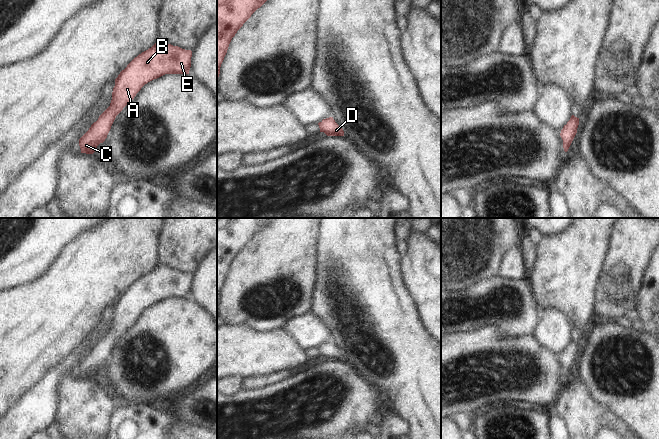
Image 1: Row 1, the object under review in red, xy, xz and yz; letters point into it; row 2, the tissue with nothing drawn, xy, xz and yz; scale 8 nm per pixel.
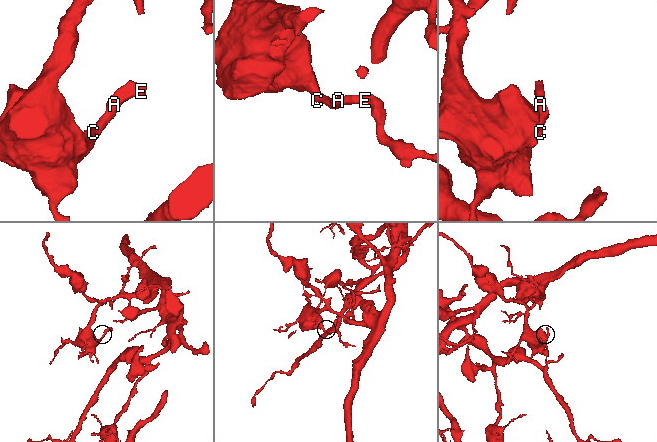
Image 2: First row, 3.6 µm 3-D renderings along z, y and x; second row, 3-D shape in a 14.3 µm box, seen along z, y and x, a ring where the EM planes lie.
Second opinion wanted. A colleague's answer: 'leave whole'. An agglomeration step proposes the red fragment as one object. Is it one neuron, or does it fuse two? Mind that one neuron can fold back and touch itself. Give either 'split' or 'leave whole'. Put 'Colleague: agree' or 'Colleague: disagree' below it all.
leave whole
Colleague: agree

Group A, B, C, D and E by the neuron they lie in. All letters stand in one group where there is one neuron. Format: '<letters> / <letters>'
A B C D E

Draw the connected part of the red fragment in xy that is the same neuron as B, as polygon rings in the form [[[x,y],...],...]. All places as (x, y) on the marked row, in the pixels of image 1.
[[[157,41],[151,48],[135,57],[115,79],[110,106],[99,116],[89,130],[79,139],[81,153],[93,154],[97,146],[103,143],[116,116],[128,105],[148,82],[165,74],[189,74],[192,51]]]

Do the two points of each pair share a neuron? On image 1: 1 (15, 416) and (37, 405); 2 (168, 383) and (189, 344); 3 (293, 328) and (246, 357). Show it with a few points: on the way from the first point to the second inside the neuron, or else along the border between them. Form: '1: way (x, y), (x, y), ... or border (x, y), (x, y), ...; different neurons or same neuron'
1: way (20, 416), (27, 415), (32, 410); same neuron
2: way (170, 373), (172, 361), (179, 354); same neuron
3: border (282, 328), (301, 350); different neurons

